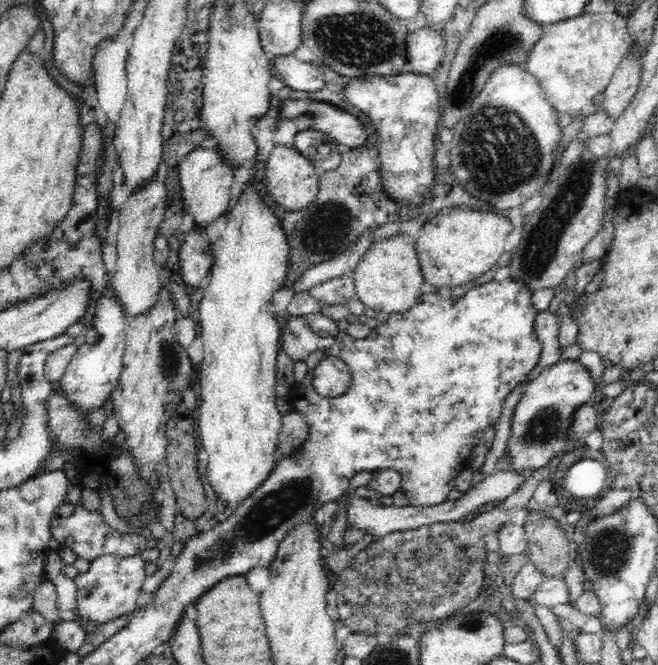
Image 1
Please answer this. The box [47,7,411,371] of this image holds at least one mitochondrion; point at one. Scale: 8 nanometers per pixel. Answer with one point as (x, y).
(360, 41)

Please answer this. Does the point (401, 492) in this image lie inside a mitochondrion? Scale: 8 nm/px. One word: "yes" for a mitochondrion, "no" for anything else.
no

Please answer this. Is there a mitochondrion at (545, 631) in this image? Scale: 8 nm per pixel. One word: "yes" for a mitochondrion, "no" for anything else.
no

